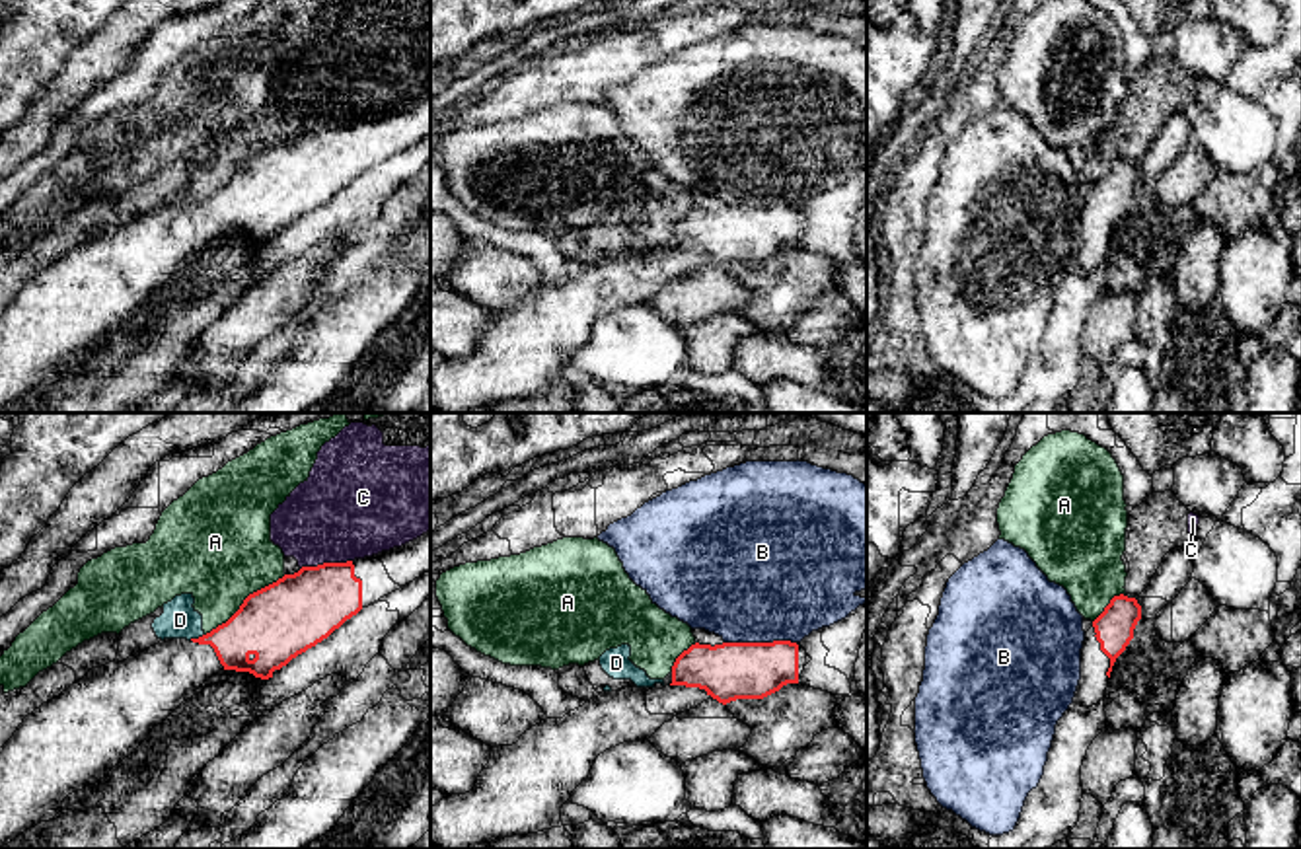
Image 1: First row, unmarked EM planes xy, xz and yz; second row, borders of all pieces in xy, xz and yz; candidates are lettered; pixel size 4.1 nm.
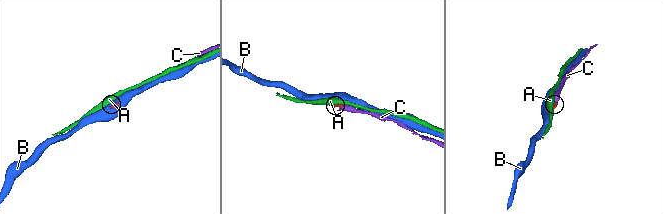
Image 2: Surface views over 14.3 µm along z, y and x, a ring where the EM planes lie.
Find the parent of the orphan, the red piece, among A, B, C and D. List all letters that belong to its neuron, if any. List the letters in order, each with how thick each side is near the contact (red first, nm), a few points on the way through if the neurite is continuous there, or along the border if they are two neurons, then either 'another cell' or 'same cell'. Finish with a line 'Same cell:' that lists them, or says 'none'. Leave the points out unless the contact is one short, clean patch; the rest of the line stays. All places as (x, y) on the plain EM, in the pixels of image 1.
A: calibres 320 and 440 nm; border xy (285, 139), (254, 154), (224, 185), (205, 199); another cell
B: calibres 240 and 500 nm; border xz (795, 205), (725, 207); another cell
C: calibres 320 and 420 nm; border xy (351, 123), (304, 129), (300, 133); another cell
D: calibres 200 and 150 nm; another cell
Same cell: none

